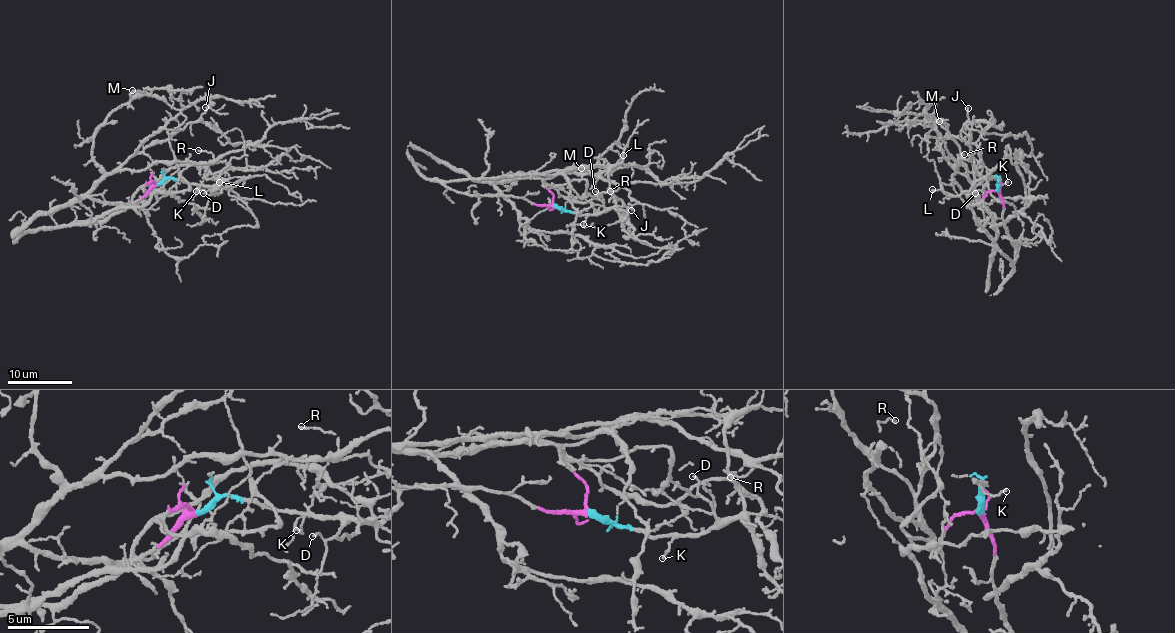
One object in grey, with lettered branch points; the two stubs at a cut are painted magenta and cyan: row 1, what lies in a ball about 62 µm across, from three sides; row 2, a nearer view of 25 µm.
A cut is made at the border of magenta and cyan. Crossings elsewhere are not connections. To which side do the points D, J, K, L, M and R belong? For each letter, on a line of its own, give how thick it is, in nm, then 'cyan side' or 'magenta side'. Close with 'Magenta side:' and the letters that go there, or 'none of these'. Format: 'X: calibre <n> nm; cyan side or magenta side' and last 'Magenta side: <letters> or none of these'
D: calibre 110 nm; cyan side
J: calibre 120 nm; magenta side
K: calibre 120 nm; cyan side
L: calibre 140 nm; cyan side
M: calibre 180 nm; magenta side
R: calibre 110 nm; magenta side
Magenta side: J, M, R

